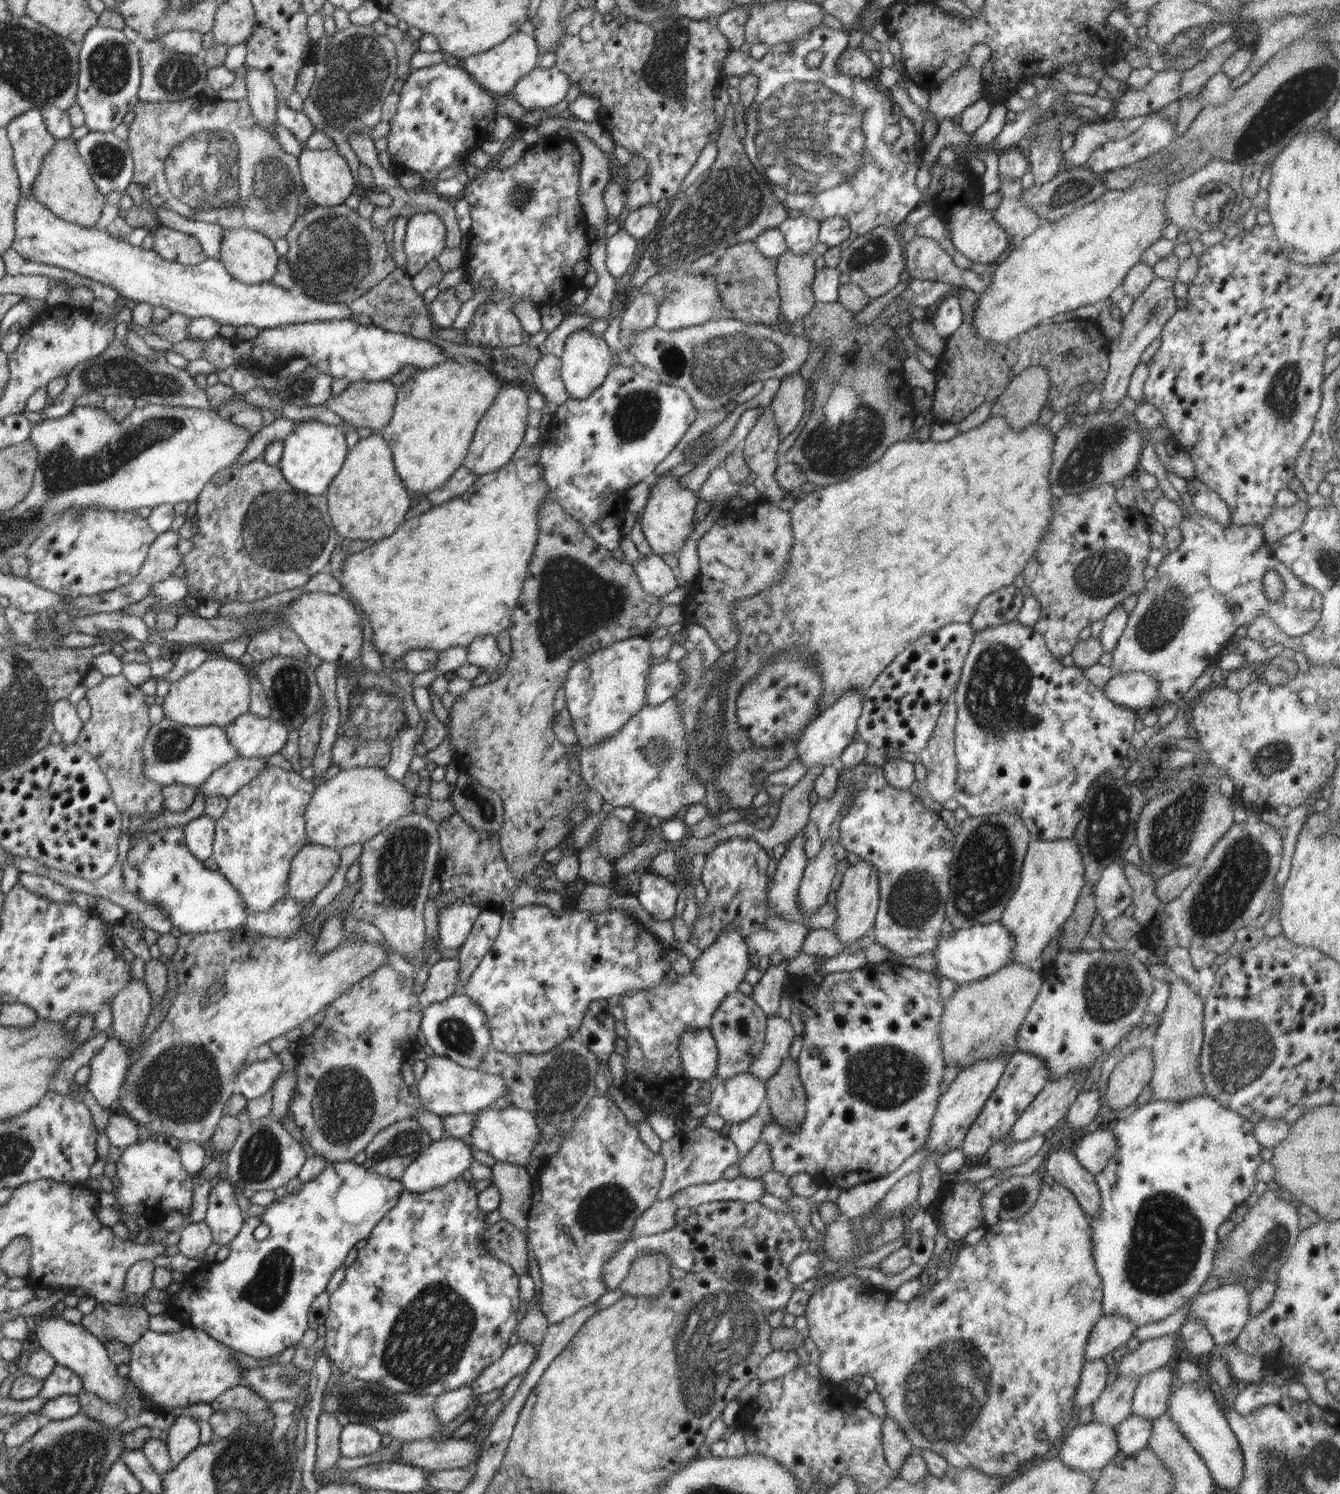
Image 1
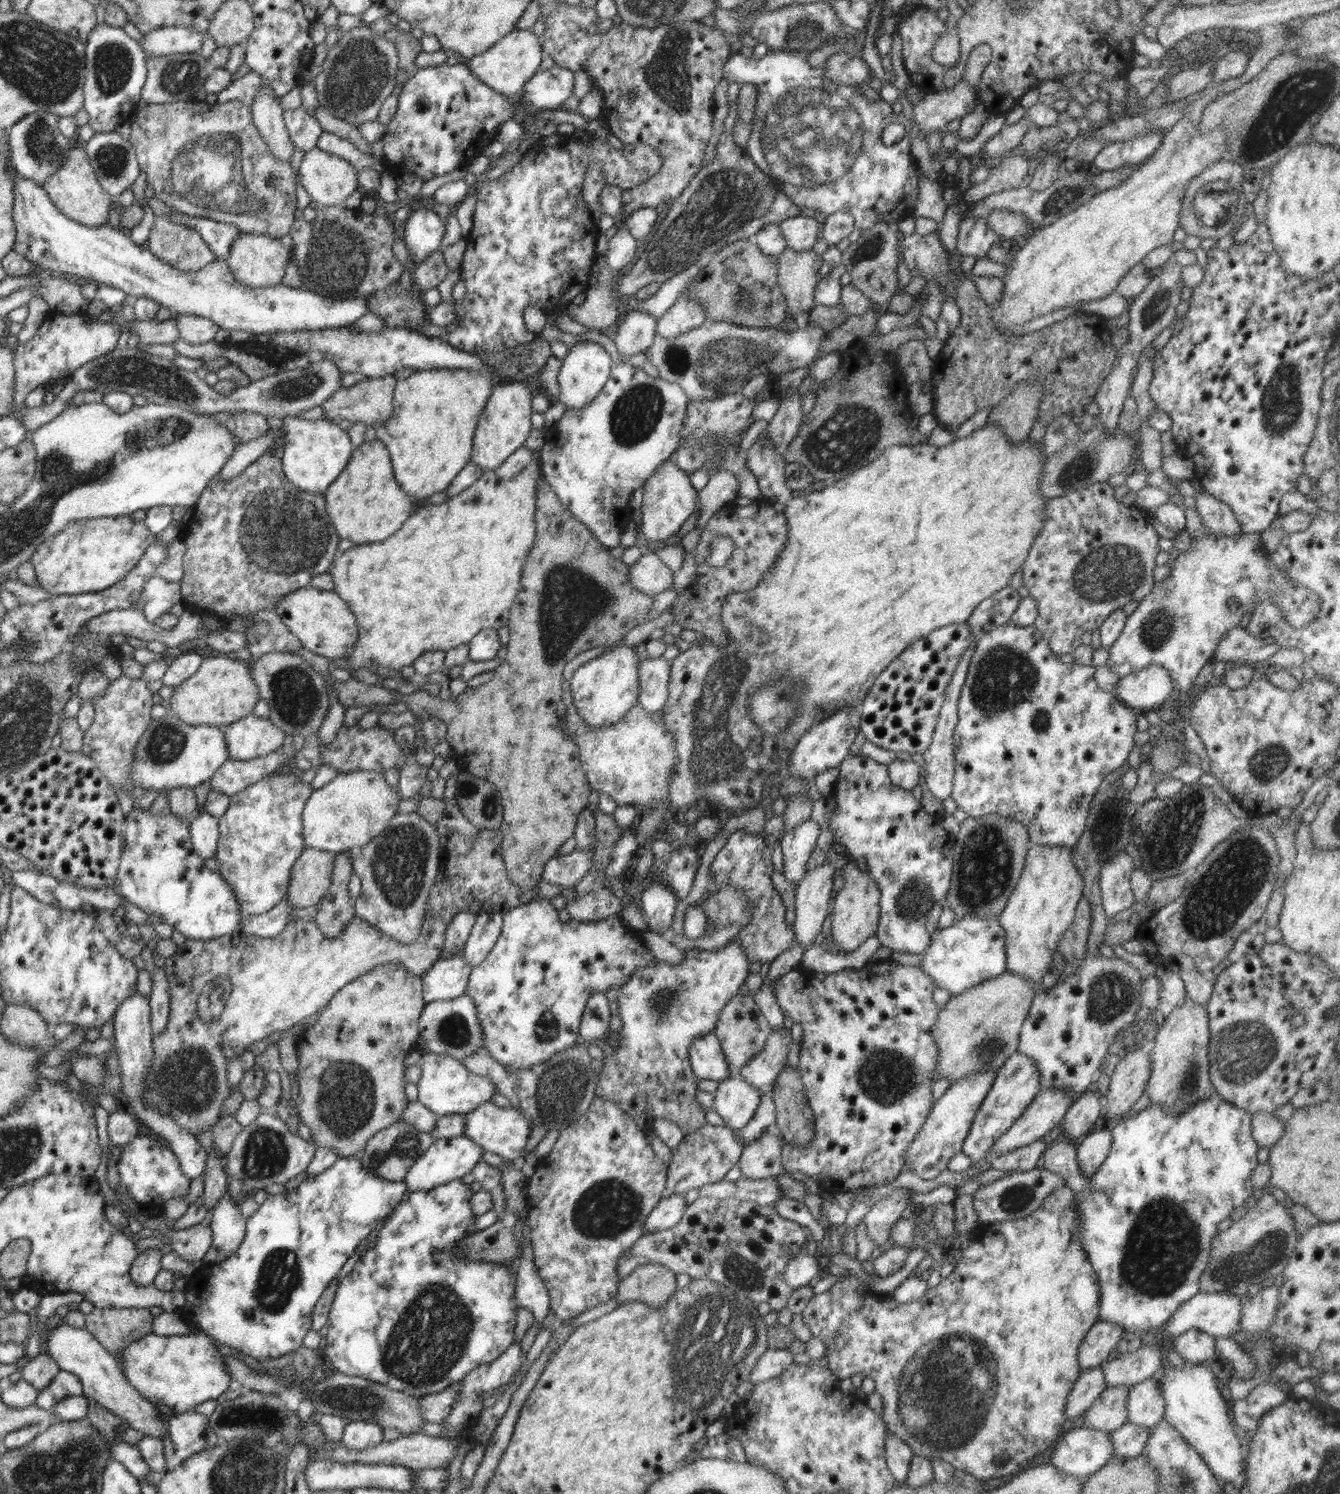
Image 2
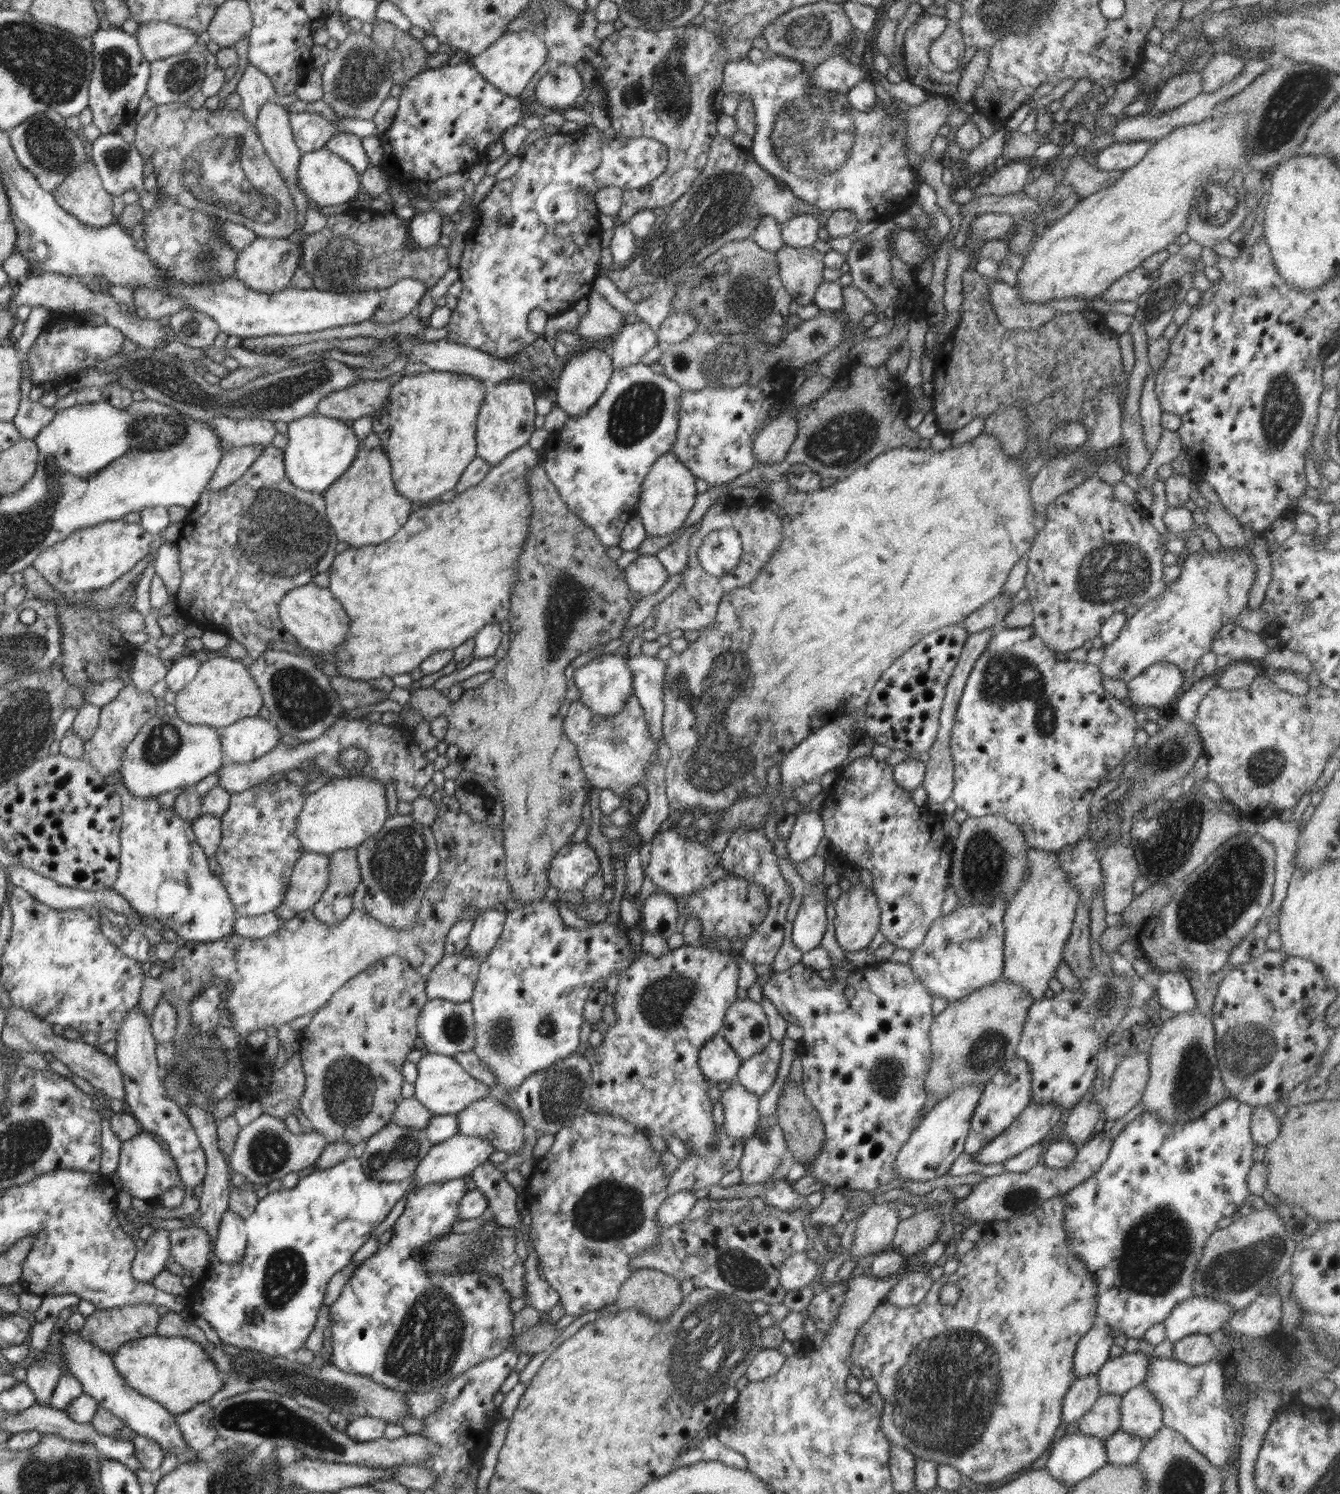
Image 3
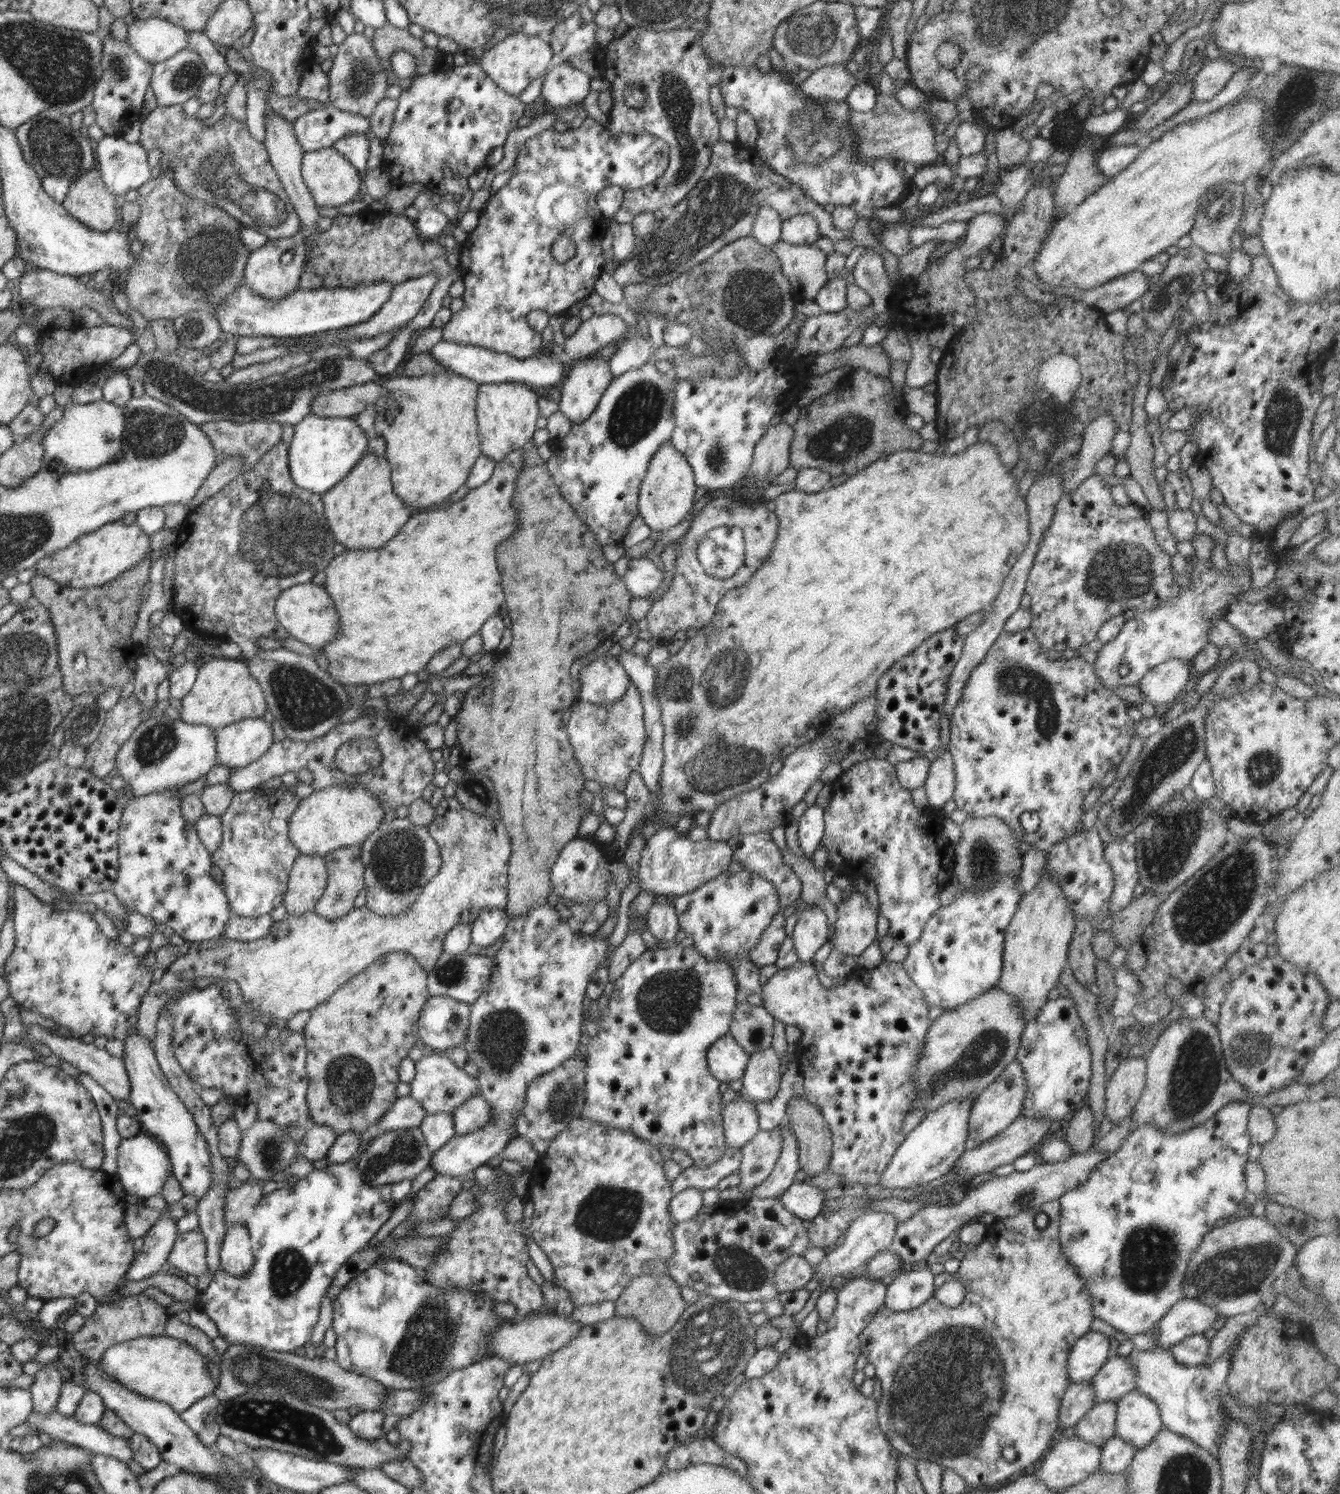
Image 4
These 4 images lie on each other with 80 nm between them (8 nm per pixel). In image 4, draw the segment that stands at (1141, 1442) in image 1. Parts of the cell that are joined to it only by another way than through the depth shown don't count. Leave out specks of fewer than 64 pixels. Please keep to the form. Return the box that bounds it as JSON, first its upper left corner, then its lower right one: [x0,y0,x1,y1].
[1099,1435,1137,1473]

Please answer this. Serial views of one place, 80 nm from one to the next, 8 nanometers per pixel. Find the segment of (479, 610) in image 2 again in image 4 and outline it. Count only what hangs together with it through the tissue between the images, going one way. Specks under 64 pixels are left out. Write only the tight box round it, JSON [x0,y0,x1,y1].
[322,450,523,685]

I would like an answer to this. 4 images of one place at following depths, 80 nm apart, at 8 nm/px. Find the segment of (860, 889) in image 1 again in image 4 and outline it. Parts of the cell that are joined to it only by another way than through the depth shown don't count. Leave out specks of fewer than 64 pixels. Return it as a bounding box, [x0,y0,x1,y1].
[833,890,879,957]

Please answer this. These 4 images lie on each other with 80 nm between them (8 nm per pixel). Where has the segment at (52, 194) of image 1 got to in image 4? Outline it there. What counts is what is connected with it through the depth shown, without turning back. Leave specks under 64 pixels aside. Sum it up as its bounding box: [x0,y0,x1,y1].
[61,168,119,231]

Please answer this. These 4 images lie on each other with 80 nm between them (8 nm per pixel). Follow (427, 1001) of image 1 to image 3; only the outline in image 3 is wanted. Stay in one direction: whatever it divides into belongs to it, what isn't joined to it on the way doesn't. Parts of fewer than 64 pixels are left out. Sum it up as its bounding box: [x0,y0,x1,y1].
[426,954,480,1002]

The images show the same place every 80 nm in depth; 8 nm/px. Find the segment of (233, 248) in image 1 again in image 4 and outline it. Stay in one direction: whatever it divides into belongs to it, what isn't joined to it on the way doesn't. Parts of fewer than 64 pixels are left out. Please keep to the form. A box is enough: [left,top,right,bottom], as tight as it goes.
[244,237,308,300]

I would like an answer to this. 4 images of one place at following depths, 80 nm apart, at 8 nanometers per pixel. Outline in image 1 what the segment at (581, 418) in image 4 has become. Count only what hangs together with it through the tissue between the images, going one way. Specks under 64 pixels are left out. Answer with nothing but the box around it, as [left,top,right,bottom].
[561,329,612,400]

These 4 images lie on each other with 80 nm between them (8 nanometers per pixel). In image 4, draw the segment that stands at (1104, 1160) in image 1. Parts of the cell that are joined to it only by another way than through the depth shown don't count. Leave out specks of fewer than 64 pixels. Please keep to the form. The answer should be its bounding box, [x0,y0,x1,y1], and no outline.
[890,1147,1105,1267]

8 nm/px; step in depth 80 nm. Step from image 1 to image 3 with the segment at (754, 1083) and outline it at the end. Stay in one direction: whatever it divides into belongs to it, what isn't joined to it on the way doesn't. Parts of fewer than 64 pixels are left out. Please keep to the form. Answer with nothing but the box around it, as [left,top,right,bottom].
[719,1081,759,1142]

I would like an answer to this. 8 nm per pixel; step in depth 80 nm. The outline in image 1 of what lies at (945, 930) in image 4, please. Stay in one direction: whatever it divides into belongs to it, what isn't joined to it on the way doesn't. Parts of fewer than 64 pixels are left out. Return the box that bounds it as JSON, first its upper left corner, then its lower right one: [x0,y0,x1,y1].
[933,922,1015,987]

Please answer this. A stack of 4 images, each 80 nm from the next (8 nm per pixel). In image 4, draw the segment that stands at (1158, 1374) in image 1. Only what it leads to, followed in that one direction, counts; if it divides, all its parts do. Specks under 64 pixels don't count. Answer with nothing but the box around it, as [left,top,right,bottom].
[1115,1389,1164,1450]

